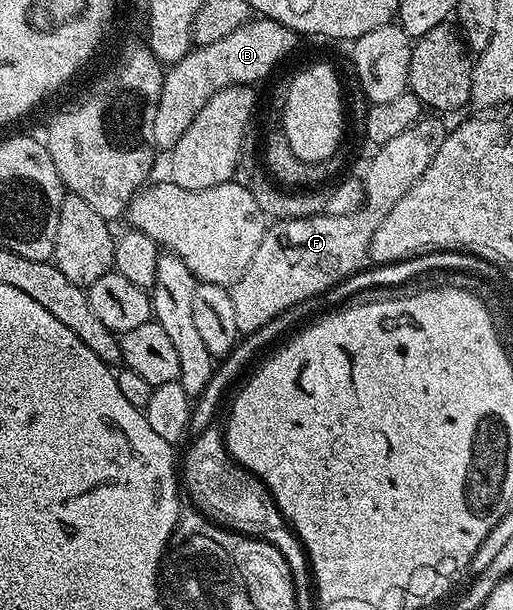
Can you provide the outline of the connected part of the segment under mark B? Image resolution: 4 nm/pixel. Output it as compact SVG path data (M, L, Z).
M253 18L238 30L234 30L234 34L226 34L226 38L221 38L219 42L193 47L191 52L165 71L162 98L158 98L158 111L154 113L152 143L160 150L172 149L178 142L178 138L186 134L186 126L194 122L198 110L206 106L210 97L235 84L259 85L259 80L266 79L275 70L279 60L284 60L291 54L296 40L298 40L297 33L290 31L286 26L267 18Z

